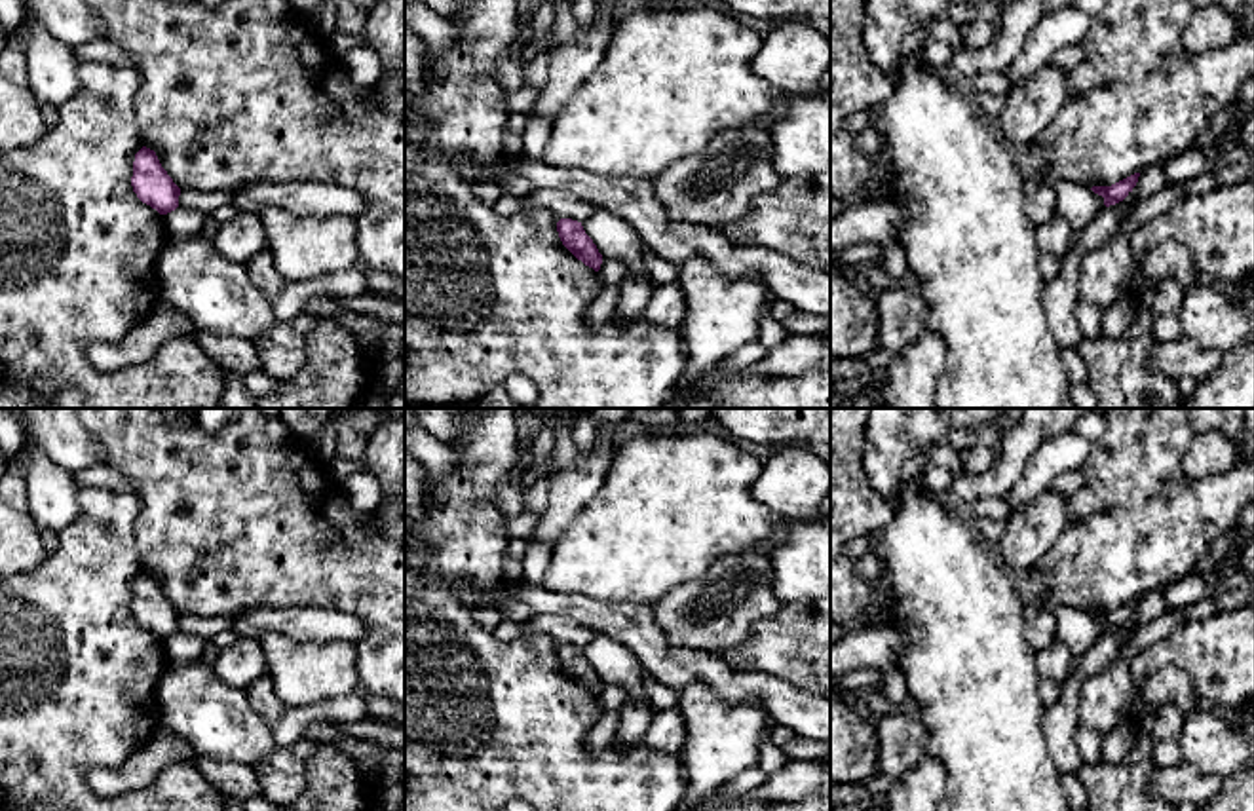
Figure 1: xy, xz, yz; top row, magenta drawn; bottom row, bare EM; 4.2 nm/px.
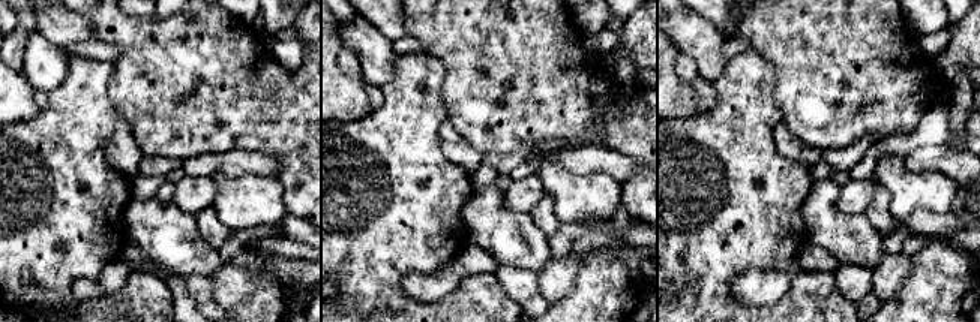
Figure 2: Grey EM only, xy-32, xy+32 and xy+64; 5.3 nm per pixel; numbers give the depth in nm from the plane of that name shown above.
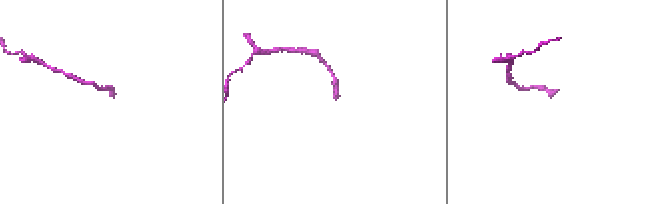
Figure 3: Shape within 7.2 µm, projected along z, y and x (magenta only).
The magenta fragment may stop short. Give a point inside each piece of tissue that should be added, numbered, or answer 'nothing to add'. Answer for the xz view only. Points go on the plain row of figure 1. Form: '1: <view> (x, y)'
nothing to add

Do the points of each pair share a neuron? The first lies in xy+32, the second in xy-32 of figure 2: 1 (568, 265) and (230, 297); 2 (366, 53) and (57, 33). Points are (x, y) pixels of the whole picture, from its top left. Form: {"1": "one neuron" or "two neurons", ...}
{"1": "one neuron", "2": "two neurons"}

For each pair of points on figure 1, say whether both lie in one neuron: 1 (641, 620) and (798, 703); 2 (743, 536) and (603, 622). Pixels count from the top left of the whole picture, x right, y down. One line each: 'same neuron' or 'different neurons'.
1: same neuron
2: different neurons

